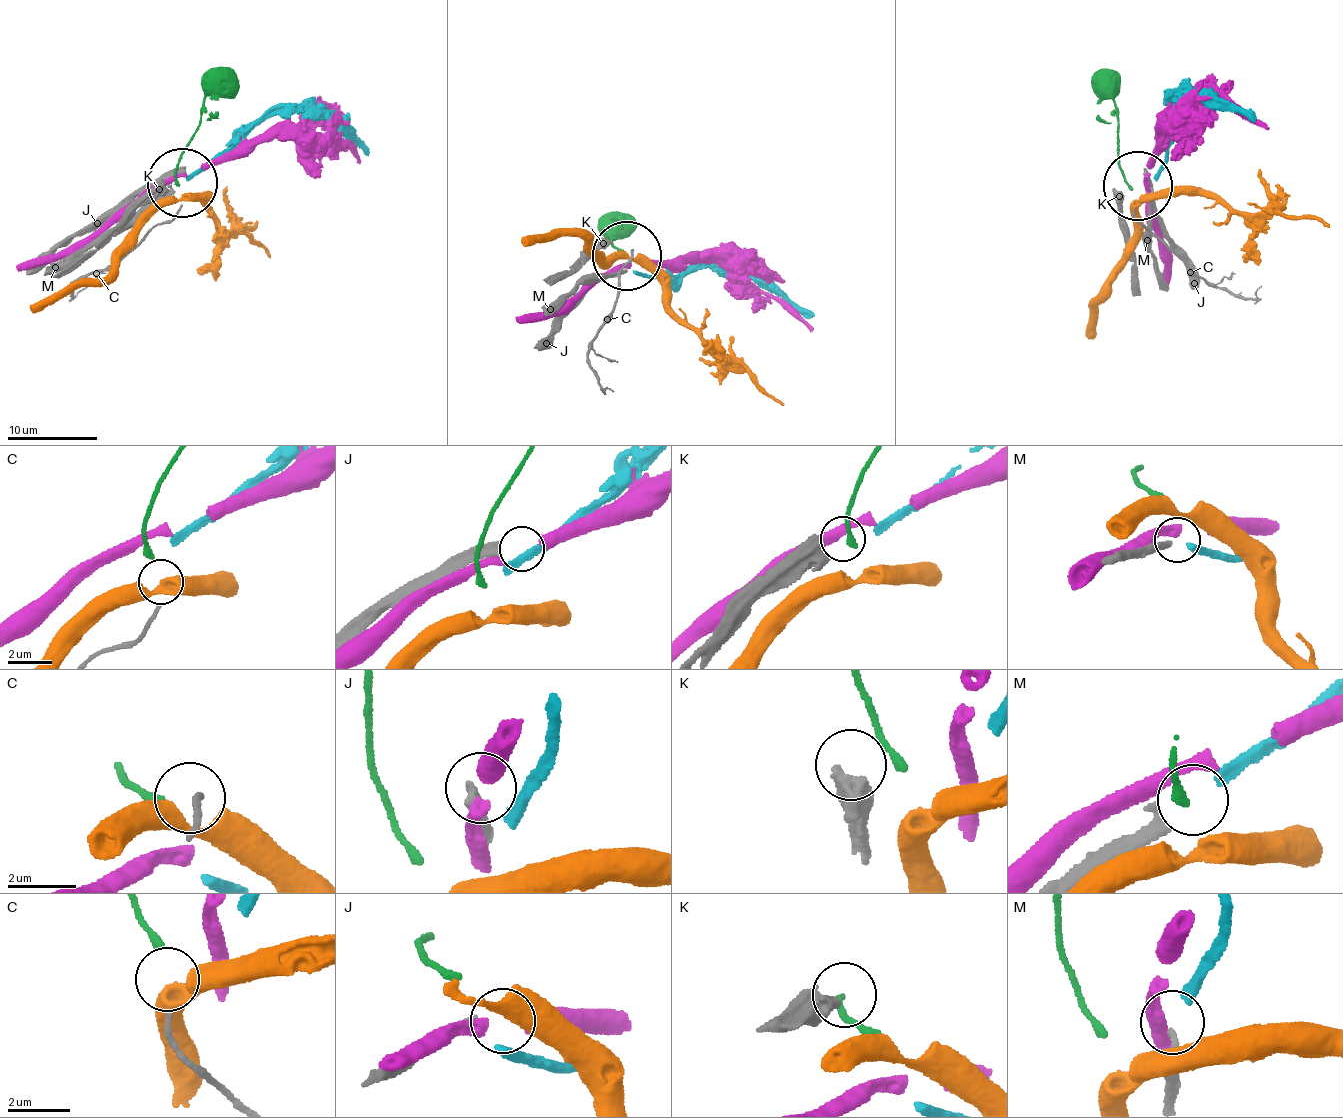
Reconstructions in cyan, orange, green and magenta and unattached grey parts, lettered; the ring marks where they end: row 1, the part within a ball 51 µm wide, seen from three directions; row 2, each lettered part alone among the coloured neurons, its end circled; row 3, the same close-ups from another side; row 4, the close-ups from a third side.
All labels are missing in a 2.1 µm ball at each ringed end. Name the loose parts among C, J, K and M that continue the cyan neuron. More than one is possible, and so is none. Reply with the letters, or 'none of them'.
M

